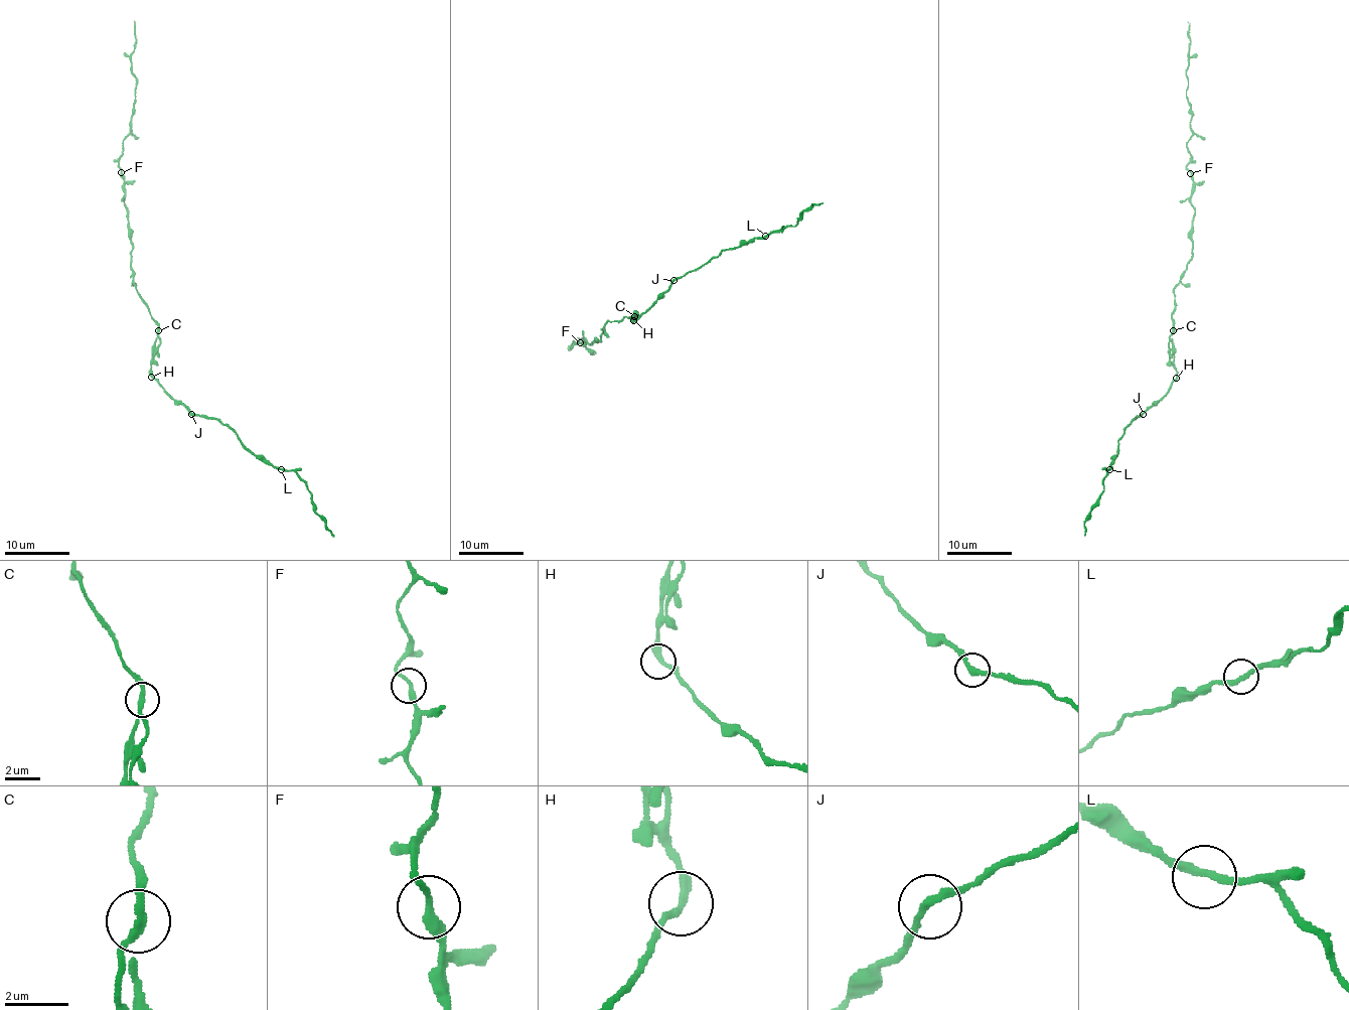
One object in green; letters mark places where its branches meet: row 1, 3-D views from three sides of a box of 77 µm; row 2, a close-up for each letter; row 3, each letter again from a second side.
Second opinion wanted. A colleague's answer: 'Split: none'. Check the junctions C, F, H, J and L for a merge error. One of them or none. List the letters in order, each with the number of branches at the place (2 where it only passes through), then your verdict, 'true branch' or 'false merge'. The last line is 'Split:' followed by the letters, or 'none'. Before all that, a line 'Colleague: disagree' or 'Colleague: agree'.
Colleague: disagree
C: 2 | false merge
F: 2 | true branch
H: 2 | true branch
J: 2 | true branch
L: 2 | true branch
Split: C

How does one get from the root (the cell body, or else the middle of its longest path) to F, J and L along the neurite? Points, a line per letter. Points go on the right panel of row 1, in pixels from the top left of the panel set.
F: (1172, 325), (1174, 287), (1192, 258), (1194, 207), (1191, 204), (1190, 173)
J: (1172, 325), (1171, 341), (1177, 378), (1160, 400), (1143, 414)
L: (1172, 325), (1171, 341), (1177, 378), (1160, 400), (1125, 430), (1117, 446), (1118, 452), (1109, 469)

